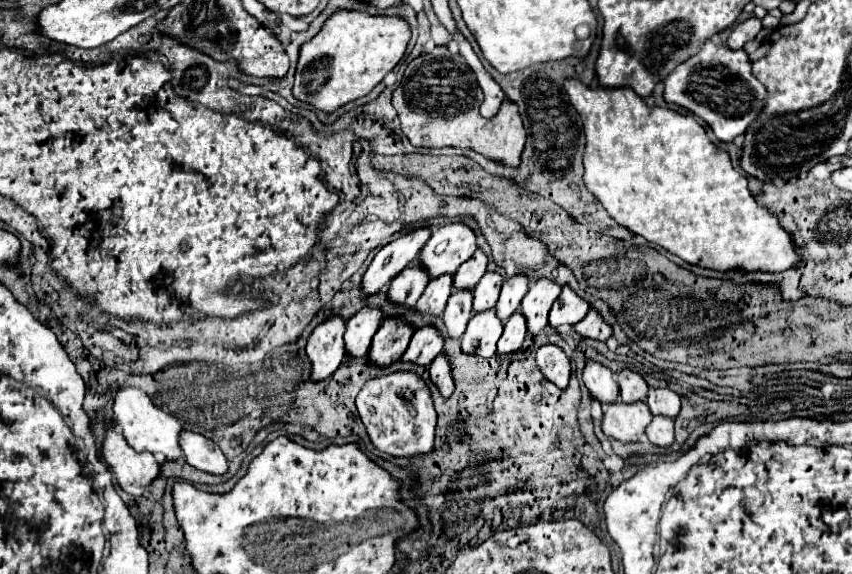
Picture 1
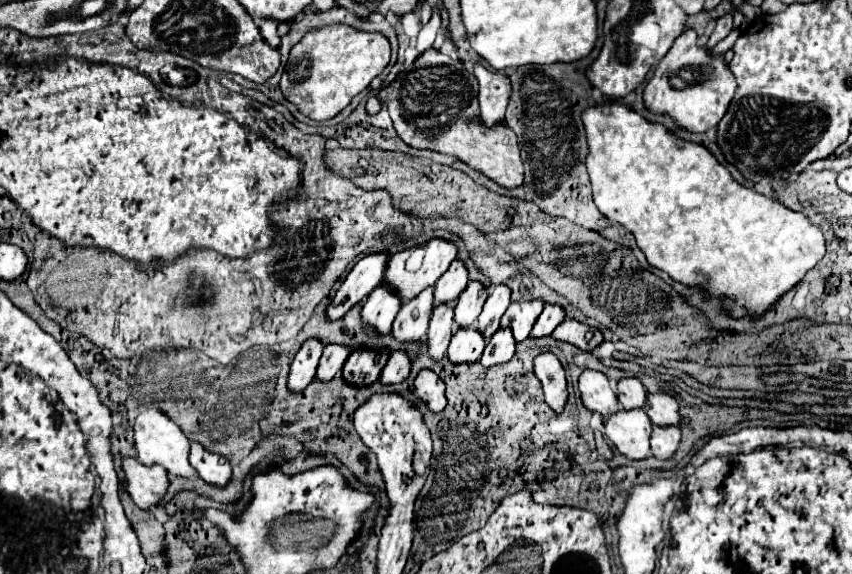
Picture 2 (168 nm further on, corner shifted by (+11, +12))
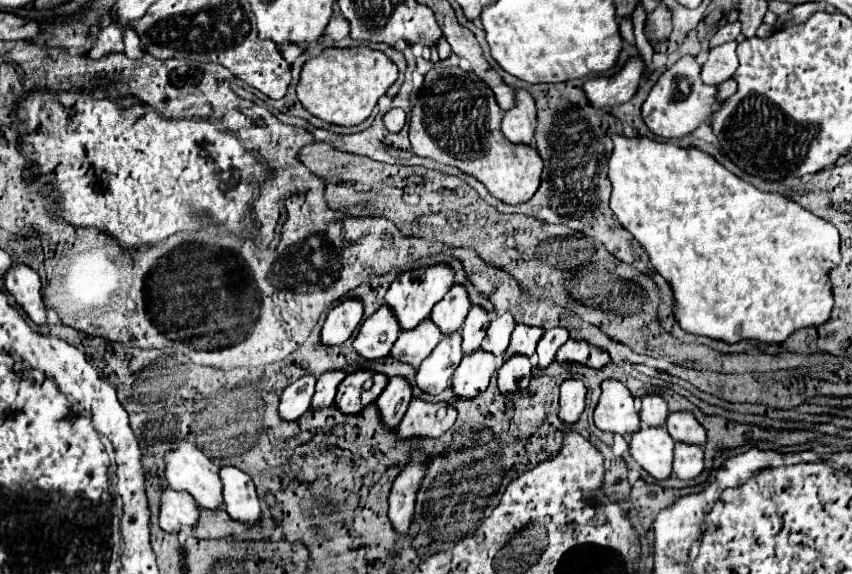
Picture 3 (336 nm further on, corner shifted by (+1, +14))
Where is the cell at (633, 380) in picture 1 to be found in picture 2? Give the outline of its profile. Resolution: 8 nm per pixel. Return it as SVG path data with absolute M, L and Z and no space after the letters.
M624 377L618 381L618 401L622 403L624 409L634 409L644 405L646 391L638 377Z

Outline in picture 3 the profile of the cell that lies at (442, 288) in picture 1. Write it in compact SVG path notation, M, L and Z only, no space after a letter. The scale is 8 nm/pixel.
M424 319L416 329L412 329L412 333L400 333L390 351L390 357L400 363L408 363L418 371L420 363L432 353L432 349L438 345L440 339L442 337L440 333L436 333L432 321Z

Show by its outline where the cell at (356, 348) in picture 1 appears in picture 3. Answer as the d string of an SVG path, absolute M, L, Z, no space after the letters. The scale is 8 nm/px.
M324 373L324 375L320 375L318 381L316 381L316 393L312 397L310 411L320 411L320 409L334 405L334 395L336 395L336 389L338 389L342 379L344 379L344 373Z

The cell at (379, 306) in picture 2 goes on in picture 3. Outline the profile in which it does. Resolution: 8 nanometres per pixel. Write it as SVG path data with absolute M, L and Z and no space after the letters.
M384 305L362 323L352 347L364 359L382 359L390 353L398 333L400 327L396 325L396 317L392 317L392 311Z

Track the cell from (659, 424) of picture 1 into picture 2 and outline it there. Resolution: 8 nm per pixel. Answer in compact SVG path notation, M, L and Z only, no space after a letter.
M654 425L652 433L650 433L650 449L656 457L660 459L670 459L674 455L674 451L678 449L678 441L680 441L680 429L676 425Z

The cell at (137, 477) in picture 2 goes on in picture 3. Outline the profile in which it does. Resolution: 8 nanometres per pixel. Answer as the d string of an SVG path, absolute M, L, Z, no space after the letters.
M166 489L162 493L160 507L160 527L166 533L180 533L182 527L196 527L200 519L196 501L188 497L188 493L176 493L174 489Z

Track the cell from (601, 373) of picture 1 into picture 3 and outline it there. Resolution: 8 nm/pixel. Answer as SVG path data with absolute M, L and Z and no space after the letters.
M604 381L598 407L594 411L594 423L600 431L634 435L640 431L640 417L634 409L634 399L624 383Z

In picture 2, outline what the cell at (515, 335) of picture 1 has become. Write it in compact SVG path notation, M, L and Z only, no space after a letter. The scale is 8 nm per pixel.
M500 327L486 343L486 349L480 357L480 363L486 365L496 365L496 363L504 363L508 359L512 359L516 351L516 341L512 337L512 331L508 327Z

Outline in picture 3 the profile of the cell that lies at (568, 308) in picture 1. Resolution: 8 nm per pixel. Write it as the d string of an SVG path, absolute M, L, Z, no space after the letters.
M554 327L550 331L544 331L542 339L538 341L538 349L536 349L536 355L538 355L538 369L546 369L554 357L556 357L556 351L568 341L568 331L566 329L560 329L560 327Z

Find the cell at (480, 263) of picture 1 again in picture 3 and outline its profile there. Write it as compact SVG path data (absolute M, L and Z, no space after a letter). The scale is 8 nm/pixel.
M454 285L446 297L442 297L430 311L430 321L440 329L442 335L456 333L470 311L470 301L462 285Z

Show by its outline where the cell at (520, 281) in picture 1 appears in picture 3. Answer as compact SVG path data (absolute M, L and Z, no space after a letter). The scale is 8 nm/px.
M504 313L504 315L496 317L492 321L484 341L482 341L482 349L496 355L496 357L504 355L504 351L506 351L506 347L510 343L510 335L512 335L514 327L516 327L516 321L514 321L514 317L510 313Z

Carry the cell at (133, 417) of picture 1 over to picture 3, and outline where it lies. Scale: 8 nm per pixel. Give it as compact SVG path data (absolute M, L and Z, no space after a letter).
M188 439L176 441L174 445L178 445L178 447L166 453L166 479L168 479L168 485L172 489L176 489L176 491L190 493L200 509L212 509L212 511L216 511L216 509L224 507L220 467L214 465L212 459L208 459L198 447L194 447L192 443L188 443Z

